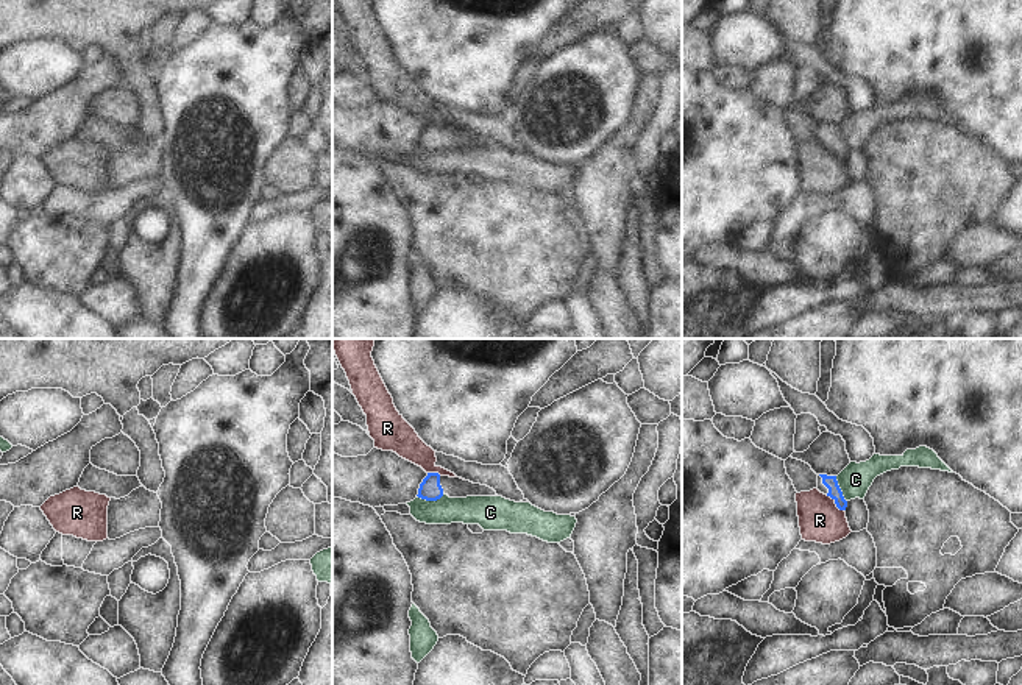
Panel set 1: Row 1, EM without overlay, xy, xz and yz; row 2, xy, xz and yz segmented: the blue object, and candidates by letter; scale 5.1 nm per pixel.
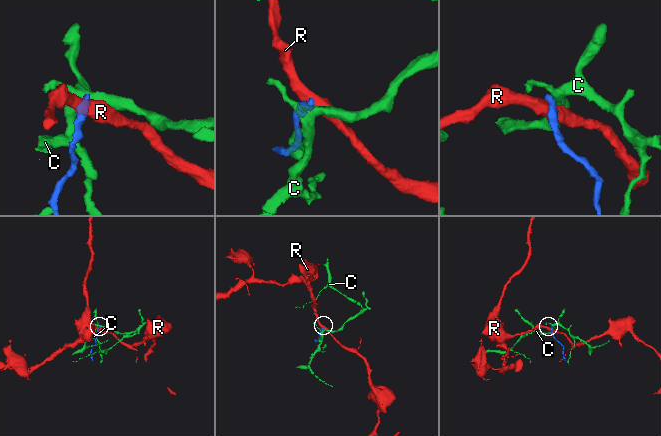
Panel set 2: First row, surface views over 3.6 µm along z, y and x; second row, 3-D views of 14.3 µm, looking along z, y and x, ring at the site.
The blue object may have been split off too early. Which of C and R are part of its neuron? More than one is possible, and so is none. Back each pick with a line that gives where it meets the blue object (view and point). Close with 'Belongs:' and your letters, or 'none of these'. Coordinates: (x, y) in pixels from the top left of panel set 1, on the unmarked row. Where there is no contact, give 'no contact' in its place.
Belongs: none of these

